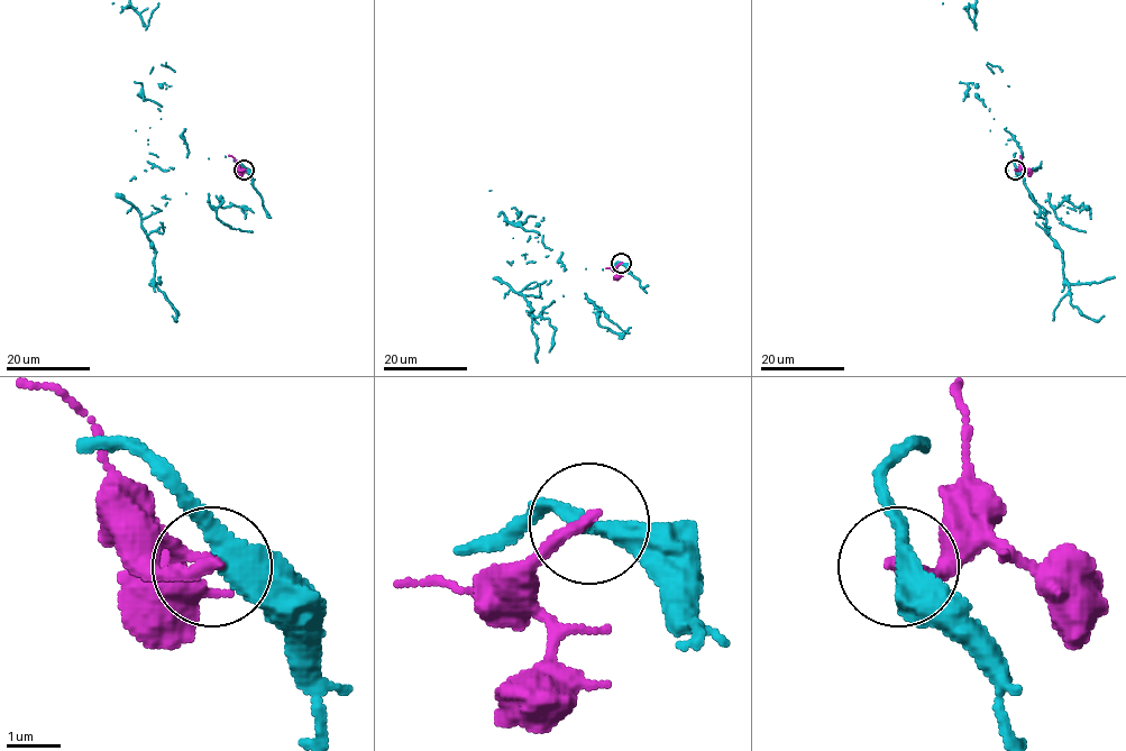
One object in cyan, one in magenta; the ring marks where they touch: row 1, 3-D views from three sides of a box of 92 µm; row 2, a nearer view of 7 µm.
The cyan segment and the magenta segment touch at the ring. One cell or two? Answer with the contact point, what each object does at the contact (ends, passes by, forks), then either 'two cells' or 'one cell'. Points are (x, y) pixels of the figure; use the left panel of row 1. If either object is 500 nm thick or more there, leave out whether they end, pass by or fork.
at (244, 170); cyan passes by; magenta ends there; two cells

